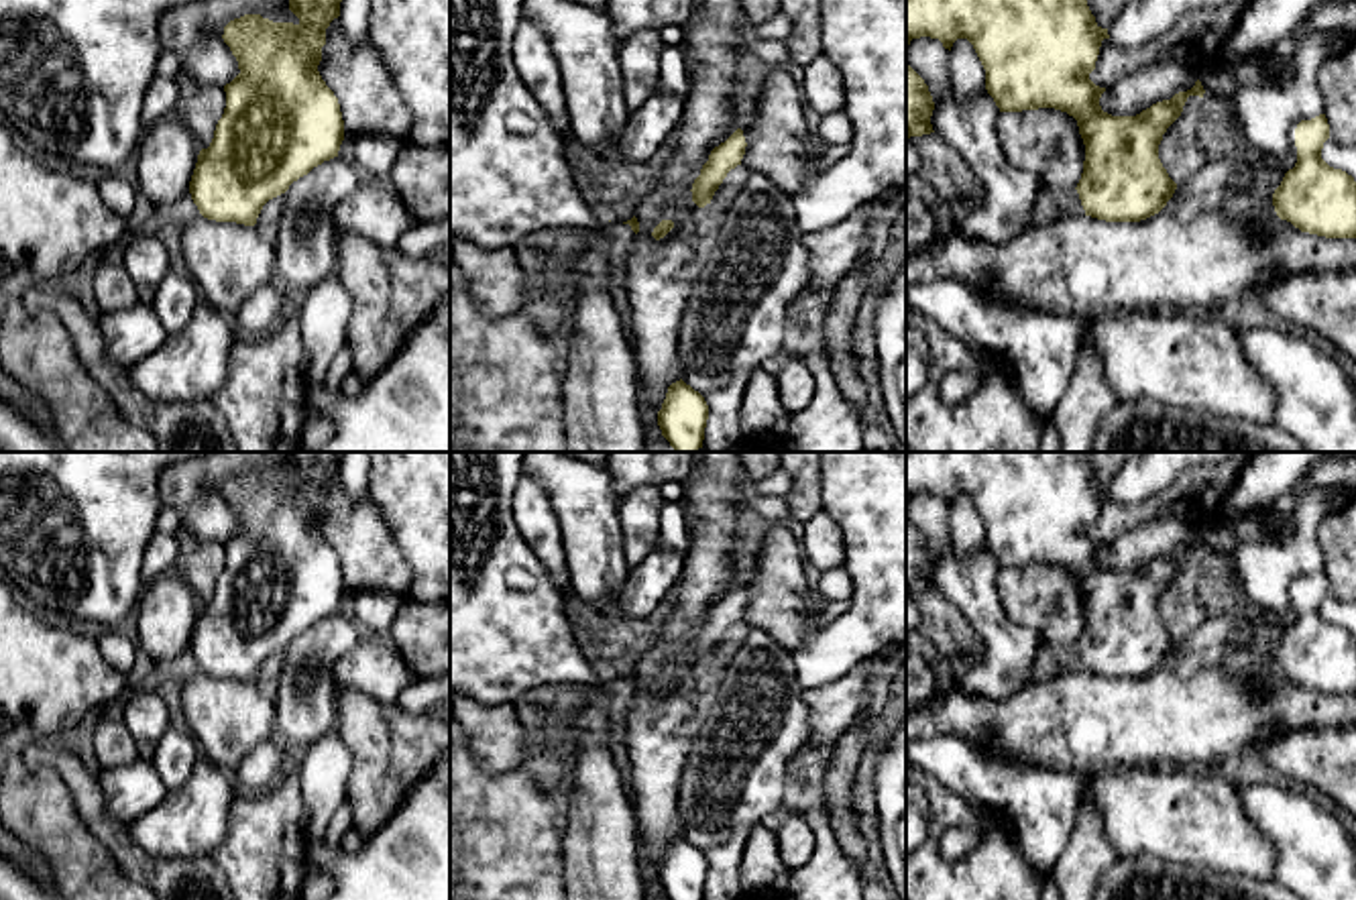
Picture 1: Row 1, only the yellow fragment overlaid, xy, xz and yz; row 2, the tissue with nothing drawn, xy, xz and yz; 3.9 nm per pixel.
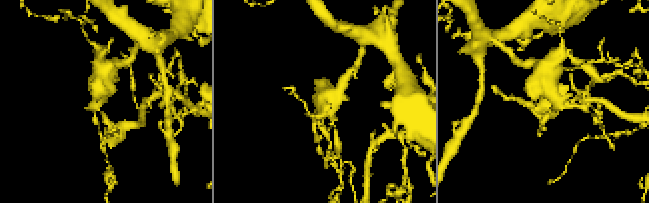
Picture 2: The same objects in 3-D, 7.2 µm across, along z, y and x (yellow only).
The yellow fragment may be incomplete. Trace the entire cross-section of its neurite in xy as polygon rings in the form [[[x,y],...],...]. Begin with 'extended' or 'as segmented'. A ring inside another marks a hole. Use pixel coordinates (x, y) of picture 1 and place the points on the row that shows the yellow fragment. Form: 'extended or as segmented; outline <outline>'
as segmented; outline [[[289,0],[297,24],[244,14],[224,26],[222,39],[236,57],[240,73],[224,86],[224,114],[210,147],[200,151],[189,181],[191,200],[204,218],[255,226],[269,200],[285,193],[314,167],[338,157],[344,120],[338,98],[322,79],[318,65],[326,29],[340,16],[340,2]]]

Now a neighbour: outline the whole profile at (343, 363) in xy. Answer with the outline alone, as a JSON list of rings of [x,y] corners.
[[[346,344],[338,354],[336,358],[332,360],[326,377],[324,377],[324,383],[330,387],[330,389],[342,389],[342,381],[344,377],[352,371],[352,350],[350,346]]]

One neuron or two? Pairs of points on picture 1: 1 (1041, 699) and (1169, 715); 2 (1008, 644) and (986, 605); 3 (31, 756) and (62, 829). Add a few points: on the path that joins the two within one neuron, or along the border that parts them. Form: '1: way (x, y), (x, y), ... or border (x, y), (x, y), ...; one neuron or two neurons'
1: way (1074, 715), (1137, 715); one neuron
2: way (998, 634), (986, 615); one neuron
3: border (21, 754), (29, 768), (53, 768), (72, 803); two neurons

